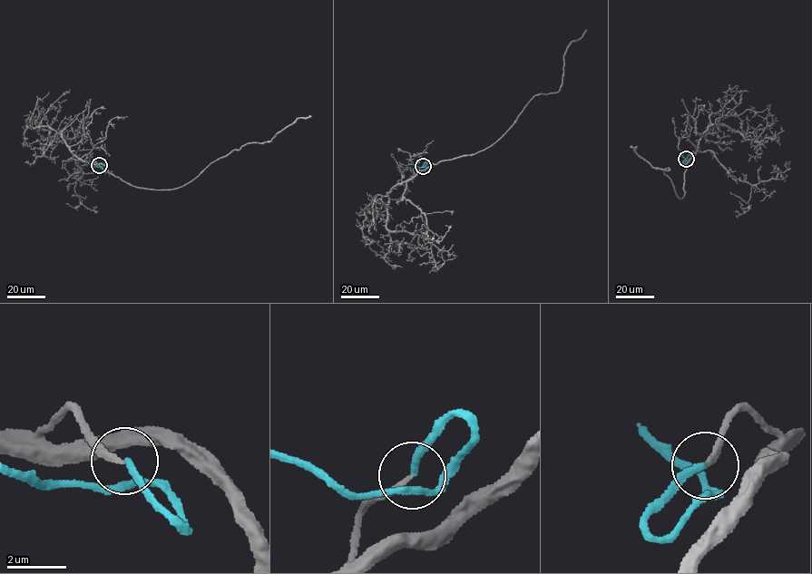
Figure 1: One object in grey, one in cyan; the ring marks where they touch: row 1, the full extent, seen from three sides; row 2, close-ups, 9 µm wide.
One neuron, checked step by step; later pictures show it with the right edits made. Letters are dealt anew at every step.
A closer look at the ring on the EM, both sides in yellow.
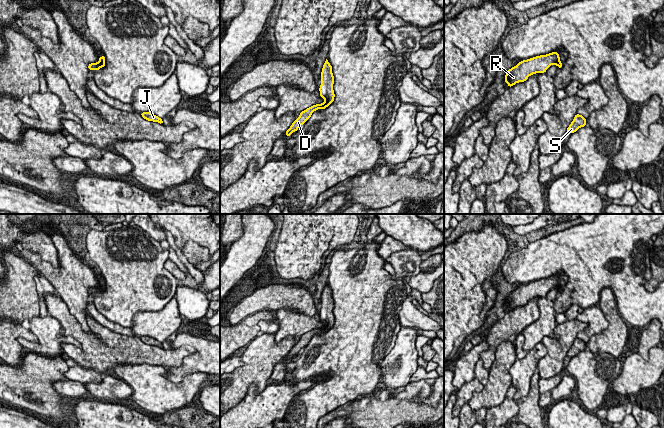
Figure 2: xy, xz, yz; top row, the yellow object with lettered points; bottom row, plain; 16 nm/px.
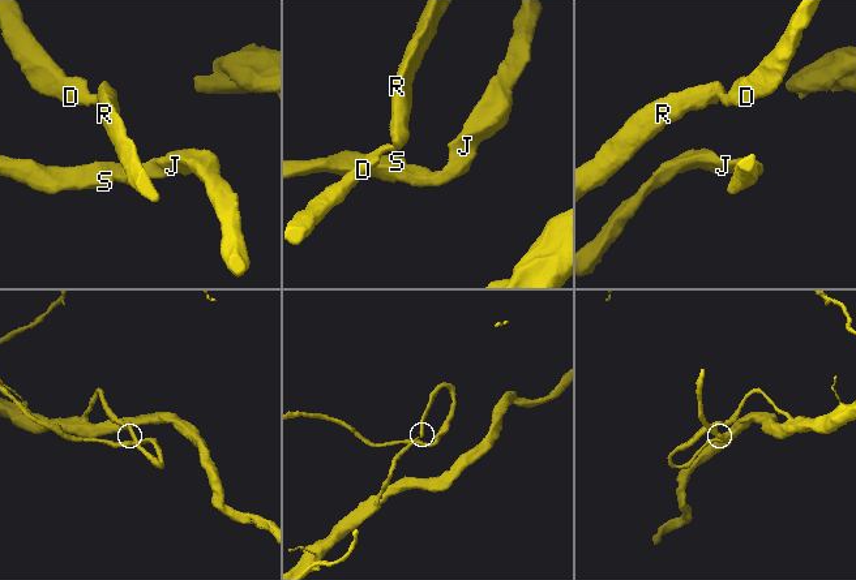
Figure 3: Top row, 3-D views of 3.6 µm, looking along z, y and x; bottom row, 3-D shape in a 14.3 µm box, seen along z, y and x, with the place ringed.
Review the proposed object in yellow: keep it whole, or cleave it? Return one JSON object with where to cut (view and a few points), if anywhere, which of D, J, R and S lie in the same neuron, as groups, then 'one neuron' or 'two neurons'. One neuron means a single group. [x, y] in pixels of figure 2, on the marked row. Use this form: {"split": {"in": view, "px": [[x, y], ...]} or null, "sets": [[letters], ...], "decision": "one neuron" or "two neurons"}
{"split": null, "sets": [["D", "J", "R", "S"]], "decision": "one neuron"}

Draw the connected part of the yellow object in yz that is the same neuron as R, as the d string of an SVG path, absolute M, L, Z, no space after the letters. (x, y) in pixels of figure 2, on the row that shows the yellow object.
M558 52L523 60L507 71L504 82L512 87L518 82L526 81L530 75L545 73L552 64L557 65L560 69L562 68L563 64L560 62Z

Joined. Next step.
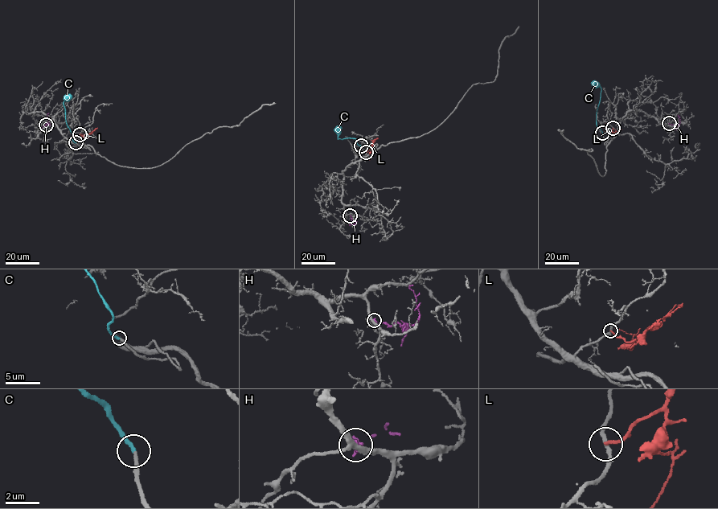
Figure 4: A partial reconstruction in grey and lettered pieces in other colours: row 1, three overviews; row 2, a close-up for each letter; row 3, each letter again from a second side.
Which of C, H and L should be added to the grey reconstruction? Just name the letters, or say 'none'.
C

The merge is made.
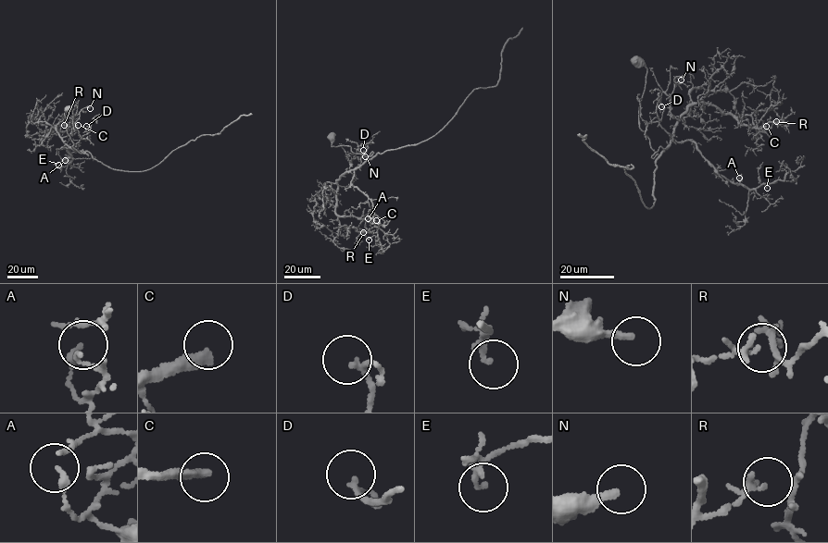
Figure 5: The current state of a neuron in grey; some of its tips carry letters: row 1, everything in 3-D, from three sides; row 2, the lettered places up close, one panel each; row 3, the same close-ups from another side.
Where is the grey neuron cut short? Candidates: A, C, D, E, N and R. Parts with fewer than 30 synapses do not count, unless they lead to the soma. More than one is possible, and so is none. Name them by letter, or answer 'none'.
C, N

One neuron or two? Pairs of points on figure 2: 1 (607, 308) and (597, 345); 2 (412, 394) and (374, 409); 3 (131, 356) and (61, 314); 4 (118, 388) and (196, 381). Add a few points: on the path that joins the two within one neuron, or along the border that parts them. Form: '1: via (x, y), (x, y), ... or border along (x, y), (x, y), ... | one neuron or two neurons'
1: via (612, 317), (612, 330), (606, 336) | one neuron
2: border along (395, 398), (421, 403) | two neurons
3: via (113, 350), (96, 350), (78, 332) | one neuron
4: border along (119, 377), (131, 388), (132, 394), (130, 397) | two neurons

